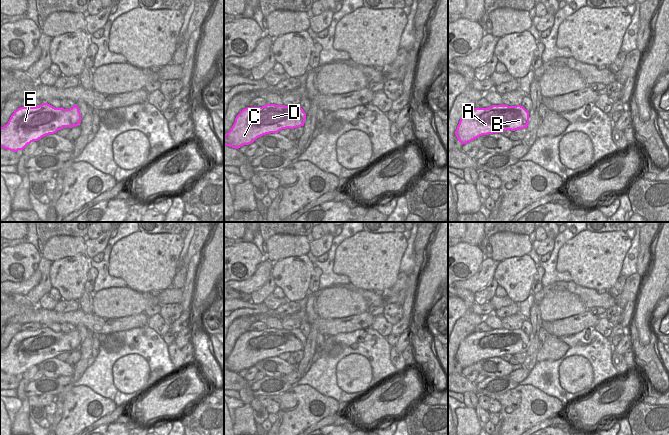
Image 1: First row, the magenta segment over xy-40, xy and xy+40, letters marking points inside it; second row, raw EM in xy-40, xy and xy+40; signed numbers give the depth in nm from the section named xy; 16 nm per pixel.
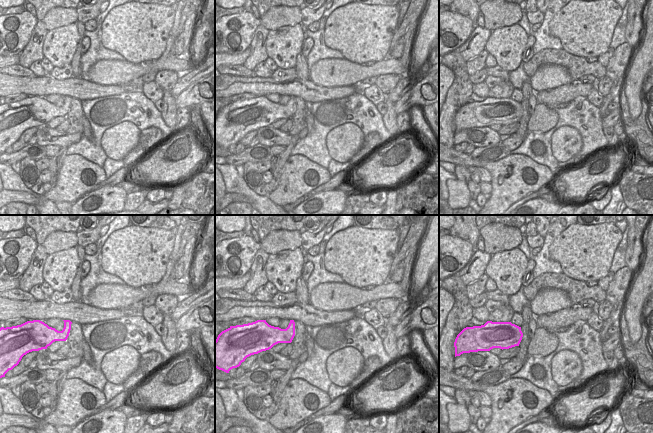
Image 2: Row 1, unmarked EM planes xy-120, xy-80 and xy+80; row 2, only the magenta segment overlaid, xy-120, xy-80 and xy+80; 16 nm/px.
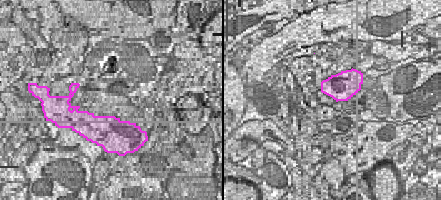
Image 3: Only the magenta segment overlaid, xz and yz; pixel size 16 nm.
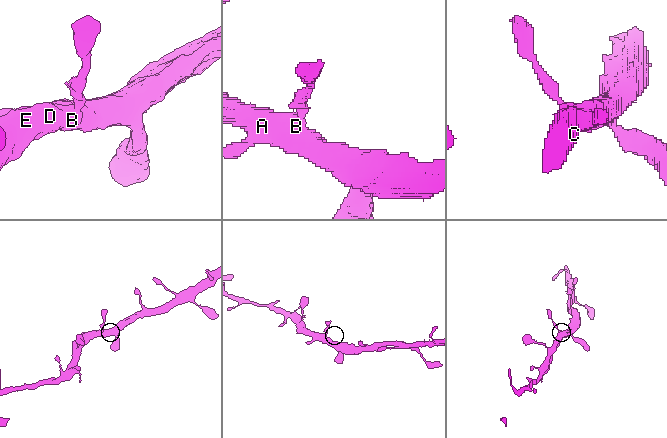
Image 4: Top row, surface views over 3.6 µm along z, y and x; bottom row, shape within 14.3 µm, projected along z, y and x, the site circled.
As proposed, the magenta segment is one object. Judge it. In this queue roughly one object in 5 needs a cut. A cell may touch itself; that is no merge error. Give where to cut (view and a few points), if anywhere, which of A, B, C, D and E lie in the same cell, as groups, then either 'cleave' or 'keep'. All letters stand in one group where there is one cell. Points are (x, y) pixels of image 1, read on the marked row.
cut none; groups A B C D E; keep

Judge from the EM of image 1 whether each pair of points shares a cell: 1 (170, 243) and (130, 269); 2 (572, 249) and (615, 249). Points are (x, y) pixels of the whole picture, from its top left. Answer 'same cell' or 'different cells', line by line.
1: same cell
2: same cell

